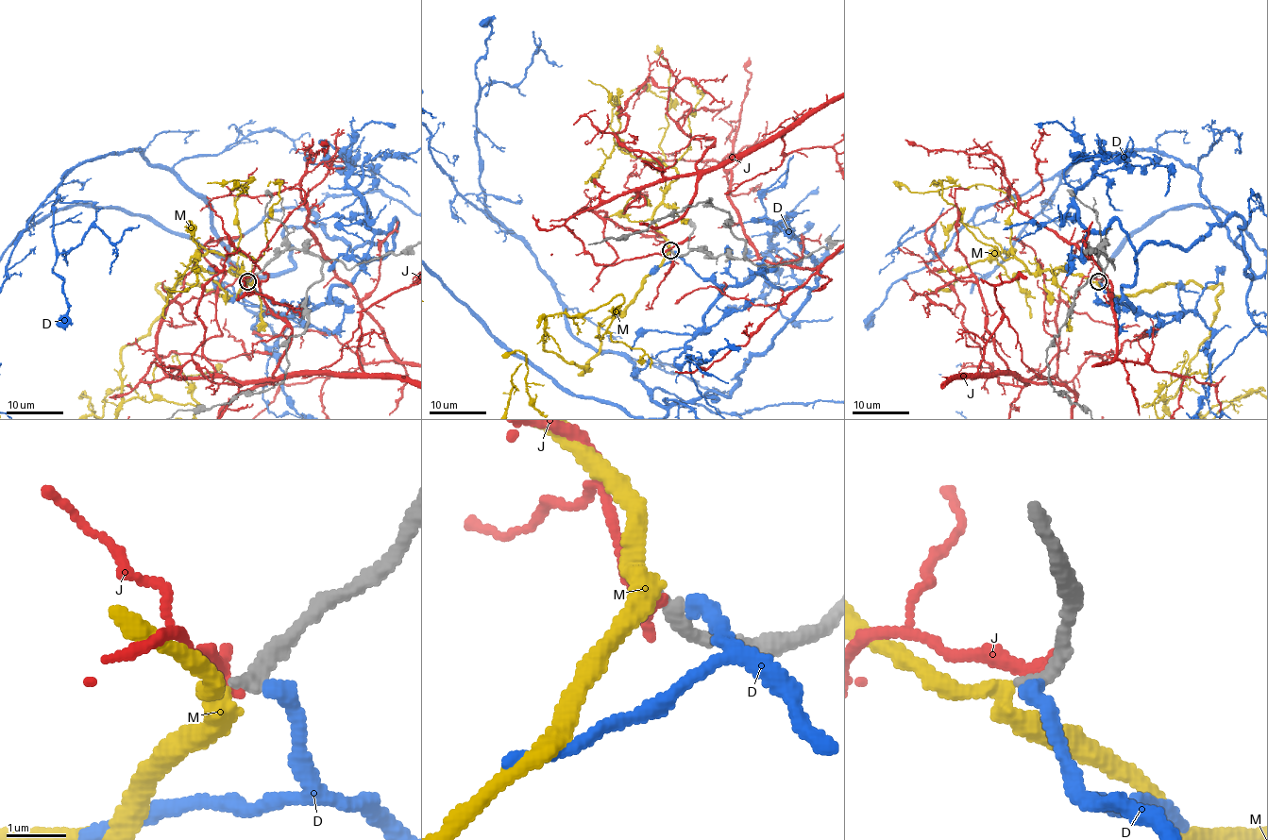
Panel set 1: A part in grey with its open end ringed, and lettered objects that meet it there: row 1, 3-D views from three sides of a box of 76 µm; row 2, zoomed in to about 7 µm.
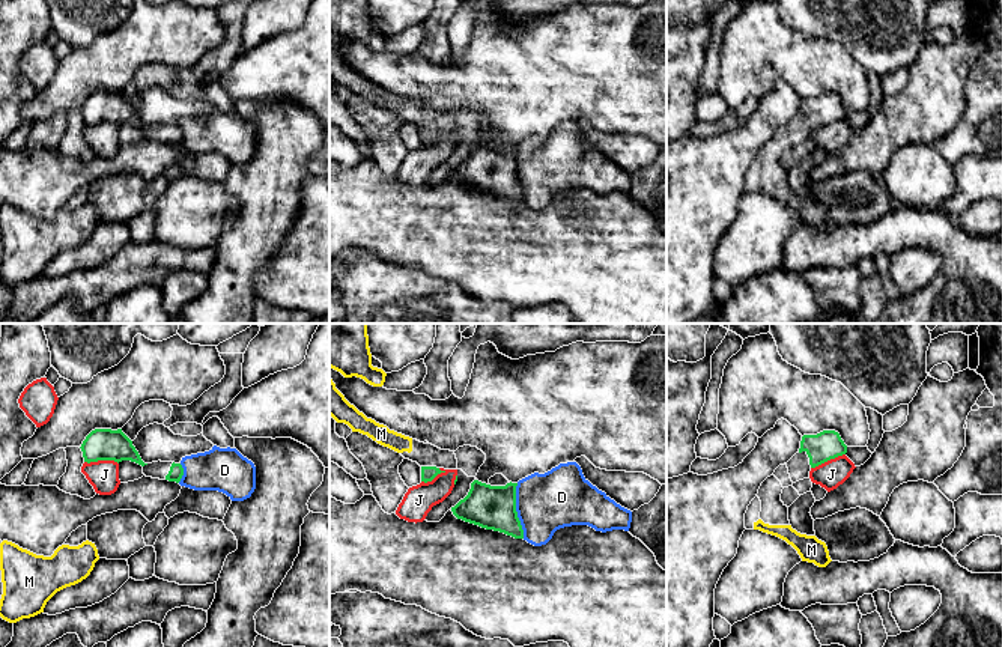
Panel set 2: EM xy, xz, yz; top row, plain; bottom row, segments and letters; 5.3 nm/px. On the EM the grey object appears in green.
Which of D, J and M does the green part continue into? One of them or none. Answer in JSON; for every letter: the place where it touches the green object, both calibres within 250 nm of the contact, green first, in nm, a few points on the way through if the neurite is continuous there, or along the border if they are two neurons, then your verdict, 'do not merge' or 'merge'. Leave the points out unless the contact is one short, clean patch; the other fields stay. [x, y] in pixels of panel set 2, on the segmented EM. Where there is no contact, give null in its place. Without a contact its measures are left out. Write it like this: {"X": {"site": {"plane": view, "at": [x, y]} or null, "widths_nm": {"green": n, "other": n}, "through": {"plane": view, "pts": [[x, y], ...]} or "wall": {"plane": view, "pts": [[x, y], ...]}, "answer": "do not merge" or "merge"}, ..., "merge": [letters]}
{"D": {"site": {"plane": "xz", "at": [515, 510]}, "widths_nm": {"green": 240, "other": 320}, "wall": {"plane": "xz", "pts": [[516, 483], [516, 516], [524, 537]]}, "answer": "do not merge"}, "J": {"site": {"plane": "xy", "at": [101, 459]}, "widths_nm": {"green": 180, "other": 160}, "wall": {"plane": "xy", "pts": [[85, 461], [115, 461], [118, 464]]}, "answer": "do not merge"}, "M": {"site": null, "answer": "merge"}, "merge": ["M"]}

